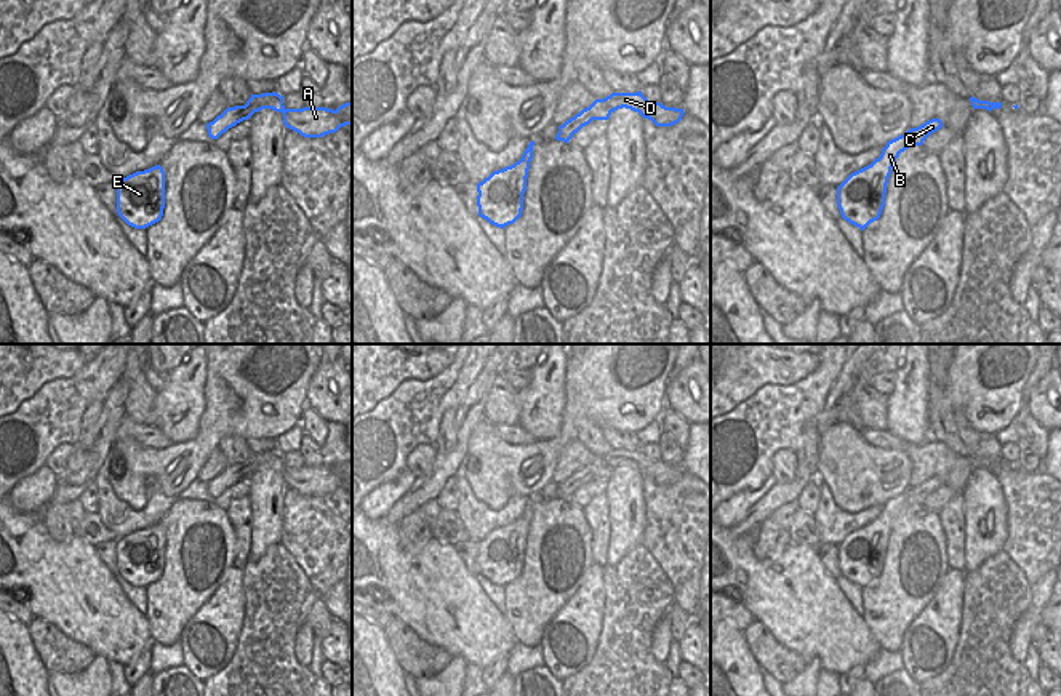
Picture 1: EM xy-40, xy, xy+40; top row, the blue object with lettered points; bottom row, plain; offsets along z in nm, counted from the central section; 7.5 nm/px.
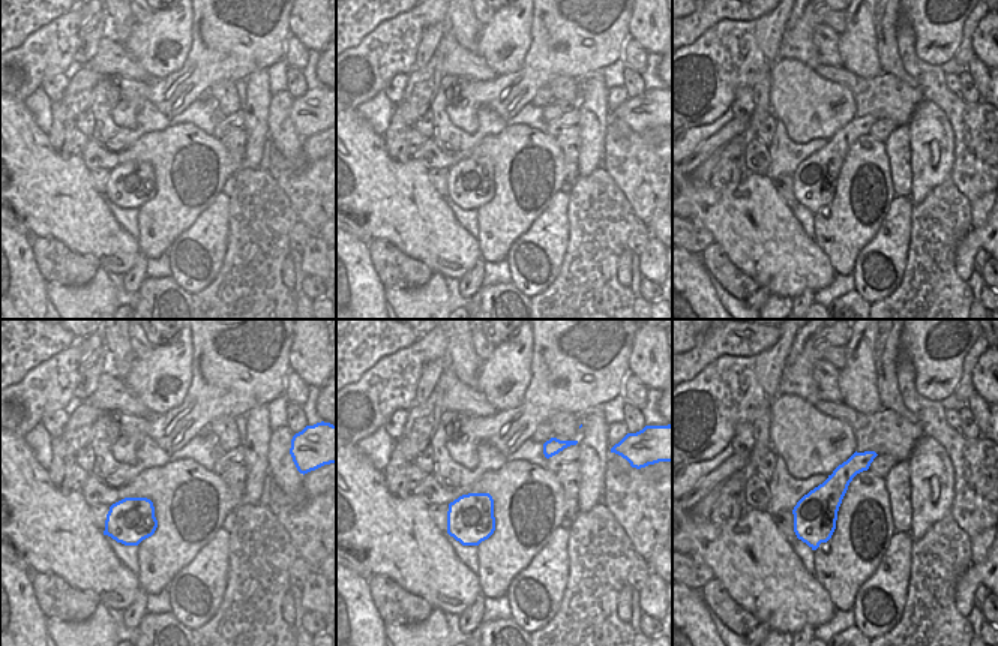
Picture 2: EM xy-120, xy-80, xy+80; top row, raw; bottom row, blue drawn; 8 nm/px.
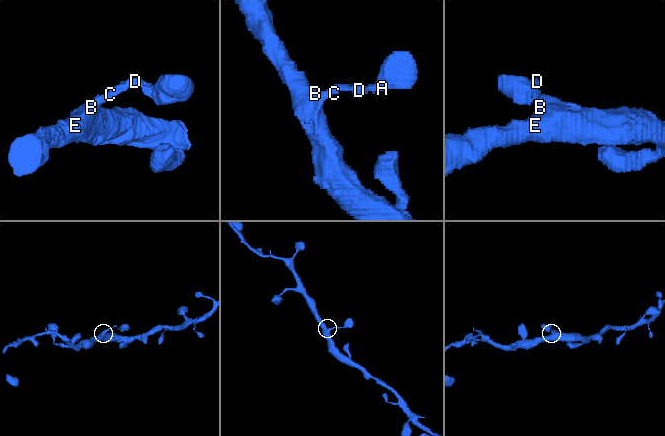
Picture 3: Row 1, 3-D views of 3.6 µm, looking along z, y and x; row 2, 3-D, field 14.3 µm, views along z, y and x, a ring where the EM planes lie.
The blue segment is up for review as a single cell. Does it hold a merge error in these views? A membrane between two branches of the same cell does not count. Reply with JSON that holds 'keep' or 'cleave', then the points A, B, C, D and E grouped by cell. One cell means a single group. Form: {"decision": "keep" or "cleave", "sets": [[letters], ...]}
{"decision": "keep", "sets": [["A", "B", "C", "D", "E"]]}

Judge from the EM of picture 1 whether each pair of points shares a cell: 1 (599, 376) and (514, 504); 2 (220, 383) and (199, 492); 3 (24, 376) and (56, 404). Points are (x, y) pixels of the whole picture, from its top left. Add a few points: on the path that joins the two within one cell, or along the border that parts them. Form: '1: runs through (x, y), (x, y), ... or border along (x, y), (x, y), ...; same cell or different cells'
1: border along (533, 496), (511, 496), (498, 509), (482, 503); different cells
2: border along (196, 477), (180, 496); different cells
3: border along (76, 373), (47, 381), (16, 408); different cells

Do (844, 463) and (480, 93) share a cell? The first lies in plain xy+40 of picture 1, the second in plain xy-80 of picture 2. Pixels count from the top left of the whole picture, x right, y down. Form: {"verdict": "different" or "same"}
{"verdict": "same"}

